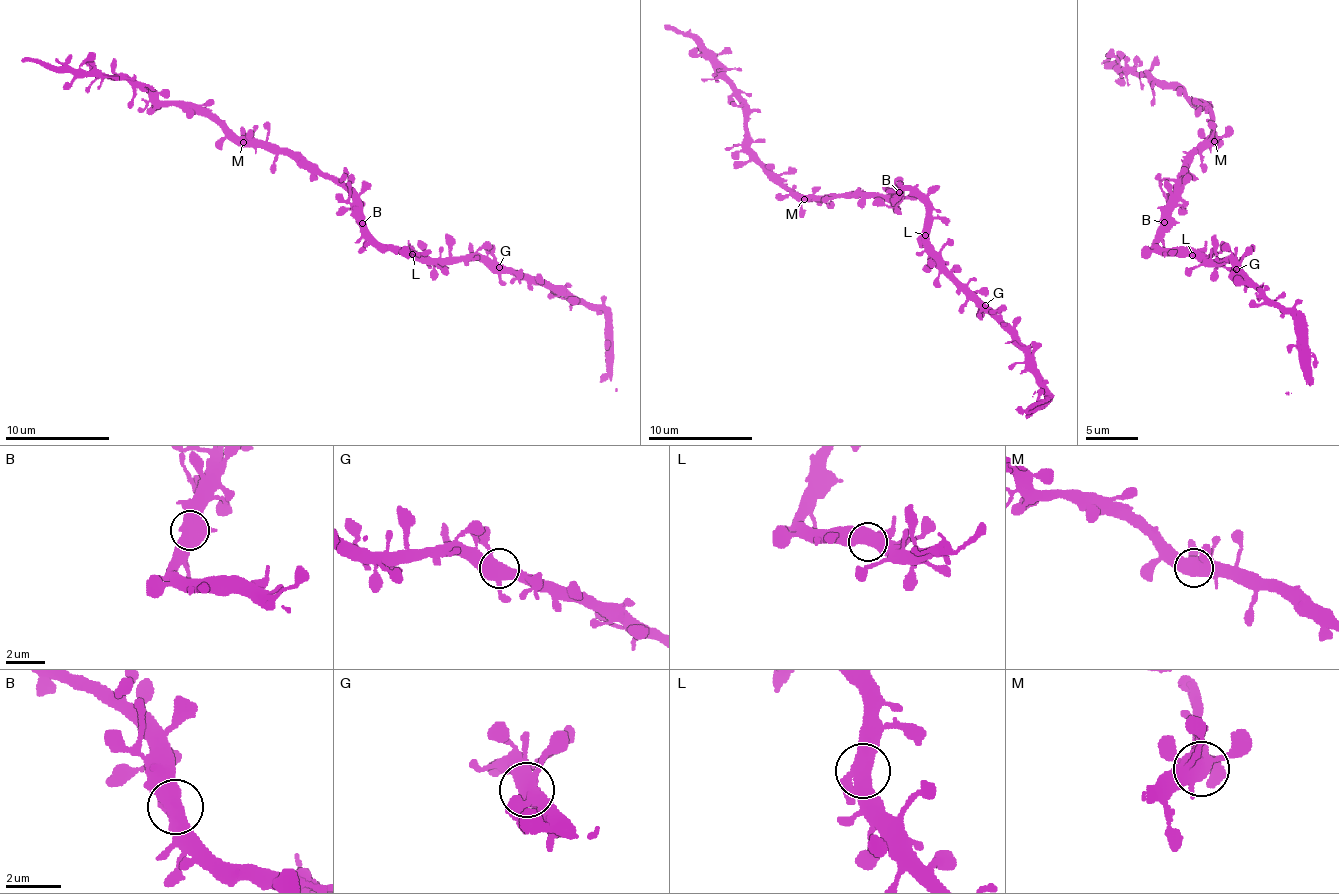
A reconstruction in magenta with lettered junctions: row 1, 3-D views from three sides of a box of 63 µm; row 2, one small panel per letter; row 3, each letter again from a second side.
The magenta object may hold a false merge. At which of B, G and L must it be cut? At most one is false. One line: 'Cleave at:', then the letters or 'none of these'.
Cleave at: none of these

